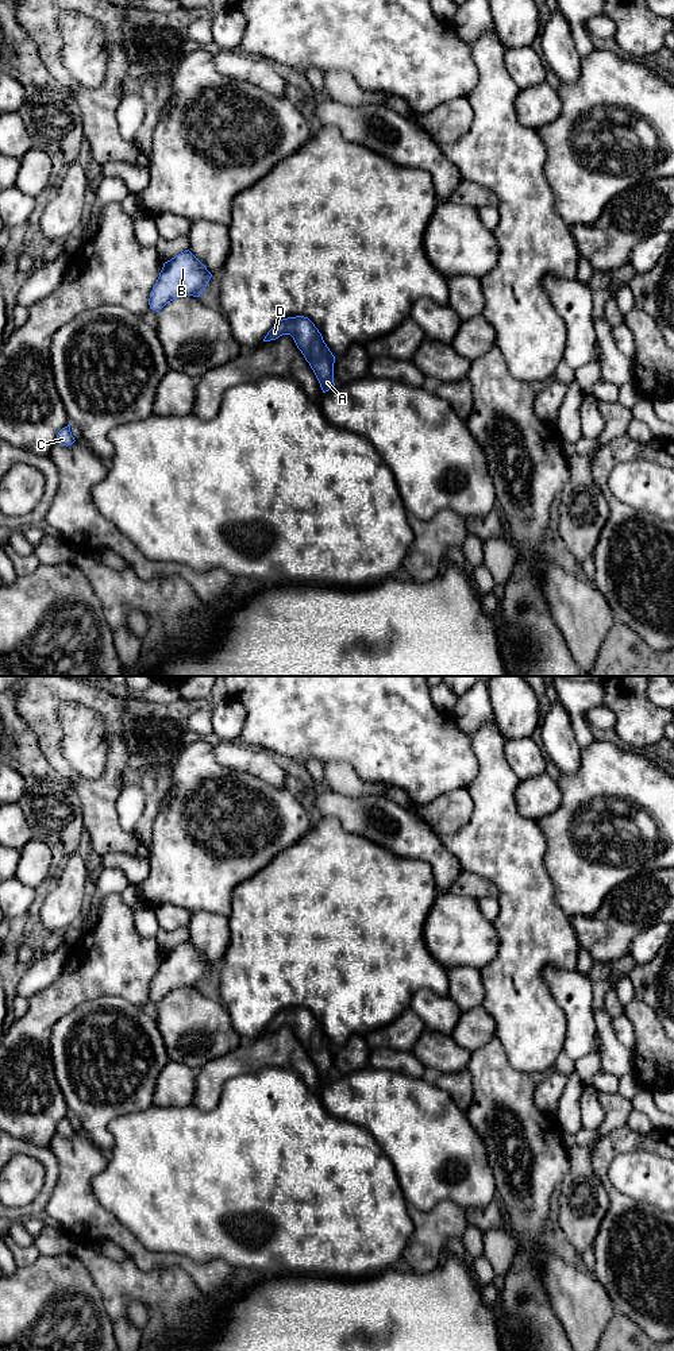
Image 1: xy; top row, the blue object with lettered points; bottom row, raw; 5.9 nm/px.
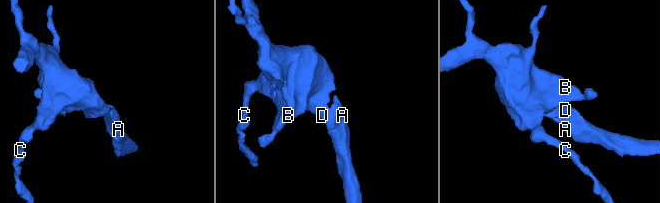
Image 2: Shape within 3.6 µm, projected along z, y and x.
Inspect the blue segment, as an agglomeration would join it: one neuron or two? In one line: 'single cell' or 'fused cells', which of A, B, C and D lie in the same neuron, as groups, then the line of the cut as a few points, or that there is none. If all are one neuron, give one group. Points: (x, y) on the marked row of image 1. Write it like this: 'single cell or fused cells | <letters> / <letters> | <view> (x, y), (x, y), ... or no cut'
single cell | A B C D | no cut

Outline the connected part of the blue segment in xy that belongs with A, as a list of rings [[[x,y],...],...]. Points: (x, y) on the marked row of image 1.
[[[304,316],[282,319],[267,332],[263,341],[276,340],[282,335],[293,337],[297,348],[313,370],[323,393],[334,387],[335,356],[315,324]]]

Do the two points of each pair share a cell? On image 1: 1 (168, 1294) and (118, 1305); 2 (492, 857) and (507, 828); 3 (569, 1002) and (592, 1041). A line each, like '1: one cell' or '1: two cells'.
1: one cell
2: one cell
3: one cell

